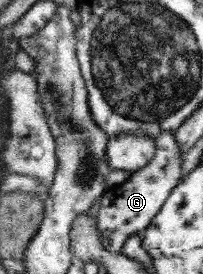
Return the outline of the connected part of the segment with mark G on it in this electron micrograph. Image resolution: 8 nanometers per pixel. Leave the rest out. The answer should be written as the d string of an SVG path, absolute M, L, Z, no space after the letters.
M172 131L160 134L155 139L158 153L153 161L140 171L133 172L119 186L109 188L101 197L97 220L105 248L109 252L122 252L126 240L131 235L143 233L154 217L160 213L172 190L180 183L184 159L175 134Z

